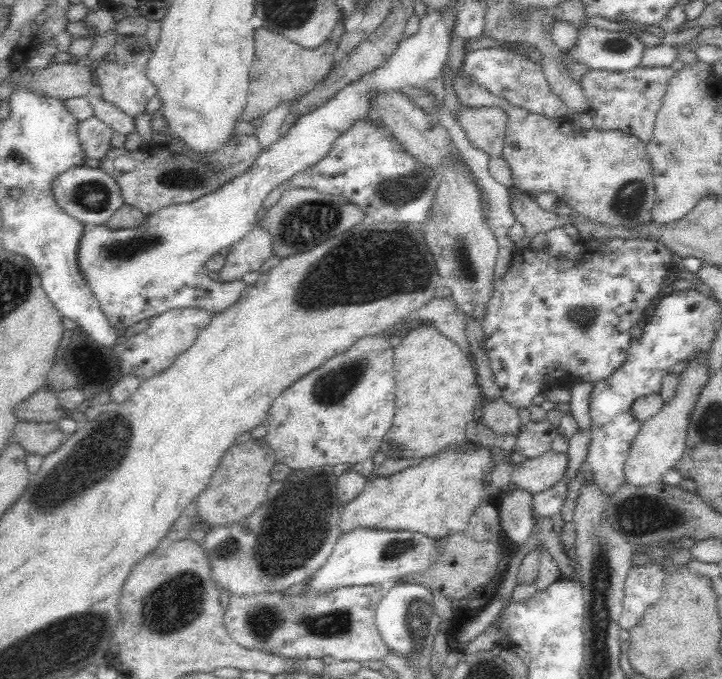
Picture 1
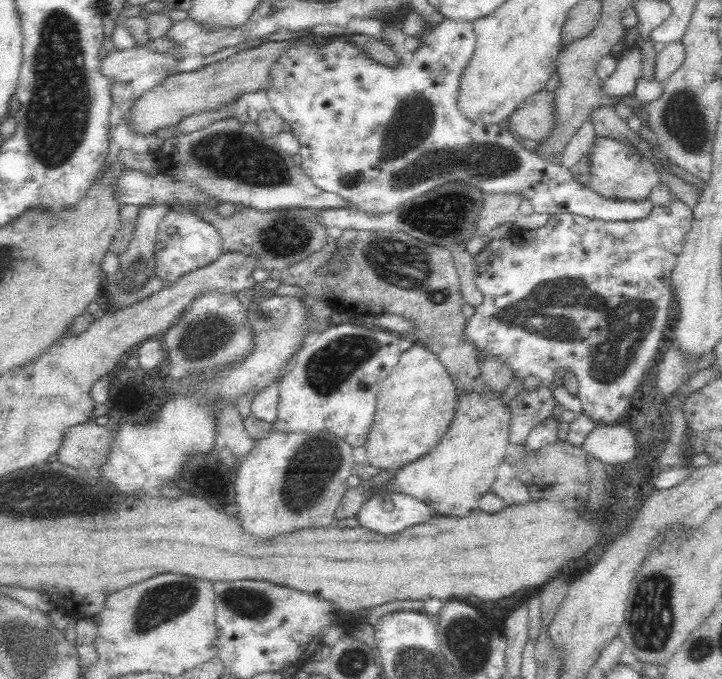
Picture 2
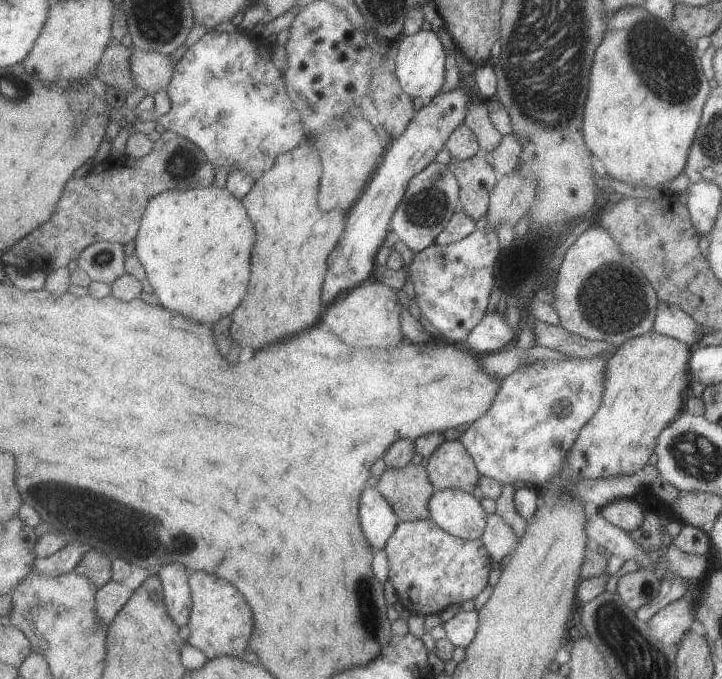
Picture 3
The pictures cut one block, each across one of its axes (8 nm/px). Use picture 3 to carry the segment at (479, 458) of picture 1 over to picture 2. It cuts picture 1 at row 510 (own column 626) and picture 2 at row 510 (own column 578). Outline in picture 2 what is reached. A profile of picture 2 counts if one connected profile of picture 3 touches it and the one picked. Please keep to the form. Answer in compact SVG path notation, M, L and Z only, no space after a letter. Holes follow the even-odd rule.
M486 388L481 393L459 392L454 418L444 436L438 441L436 448L426 456L408 462L391 472L390 480L384 482L375 493L406 494L416 501L426 502L435 517L464 518L479 510L479 501L497 479L497 470L506 458L506 446L509 444L509 424L511 409L502 401L502 393Z

